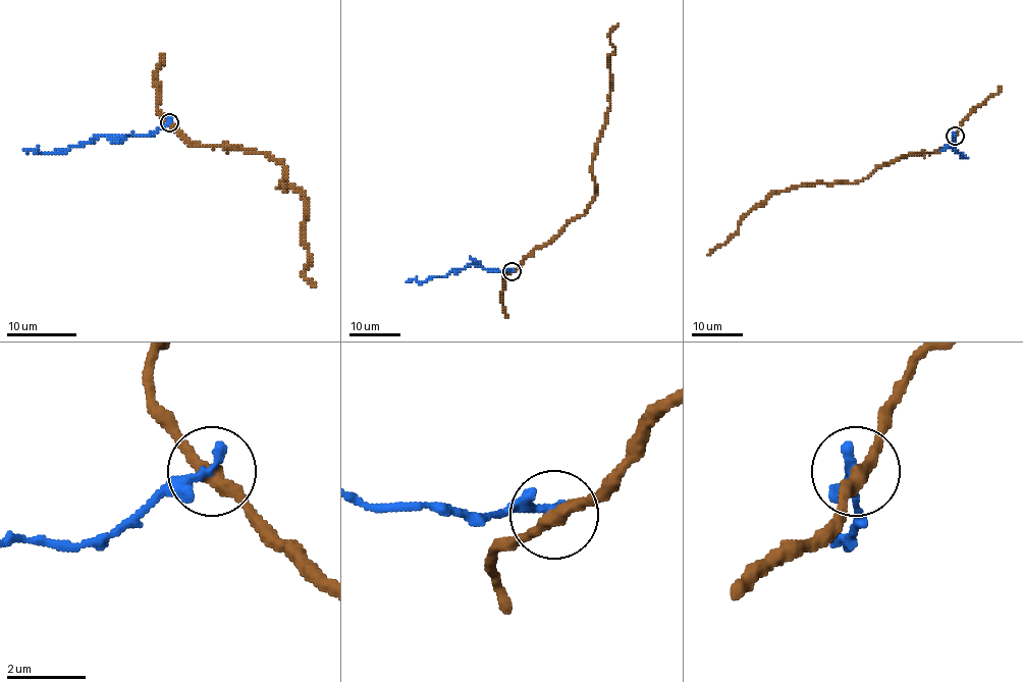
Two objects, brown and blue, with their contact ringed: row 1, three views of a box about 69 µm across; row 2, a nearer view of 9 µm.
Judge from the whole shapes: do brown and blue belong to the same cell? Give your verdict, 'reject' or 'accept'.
reject

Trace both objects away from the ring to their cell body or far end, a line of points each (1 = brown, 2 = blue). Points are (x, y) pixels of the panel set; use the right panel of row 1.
1: (954, 136), (938, 151), (900, 157), (856, 182), (795, 186), (773, 192), (708, 255)
2: (954, 136), (953, 145), (948, 146), (953, 146), (965, 158), (966, 155)

